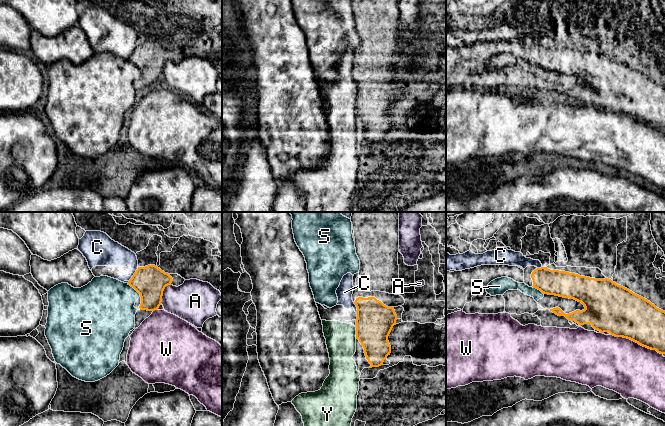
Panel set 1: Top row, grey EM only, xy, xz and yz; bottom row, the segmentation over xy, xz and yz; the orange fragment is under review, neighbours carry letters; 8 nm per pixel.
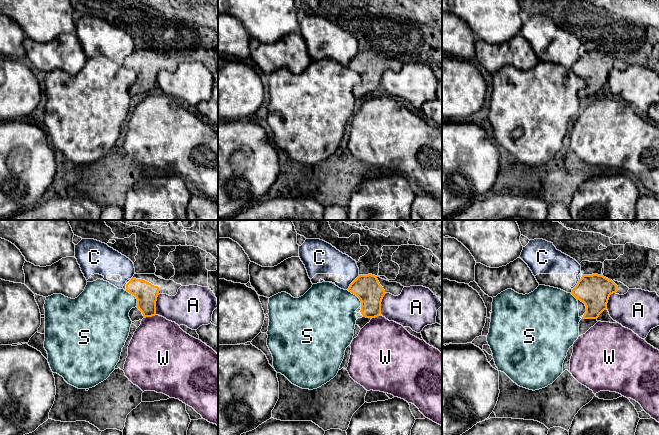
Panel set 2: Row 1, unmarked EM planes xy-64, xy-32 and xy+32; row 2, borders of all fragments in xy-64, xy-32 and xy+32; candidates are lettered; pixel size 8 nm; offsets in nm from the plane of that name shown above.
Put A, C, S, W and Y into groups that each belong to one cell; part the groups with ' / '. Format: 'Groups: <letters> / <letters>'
Groups: A / C Y / S / W

